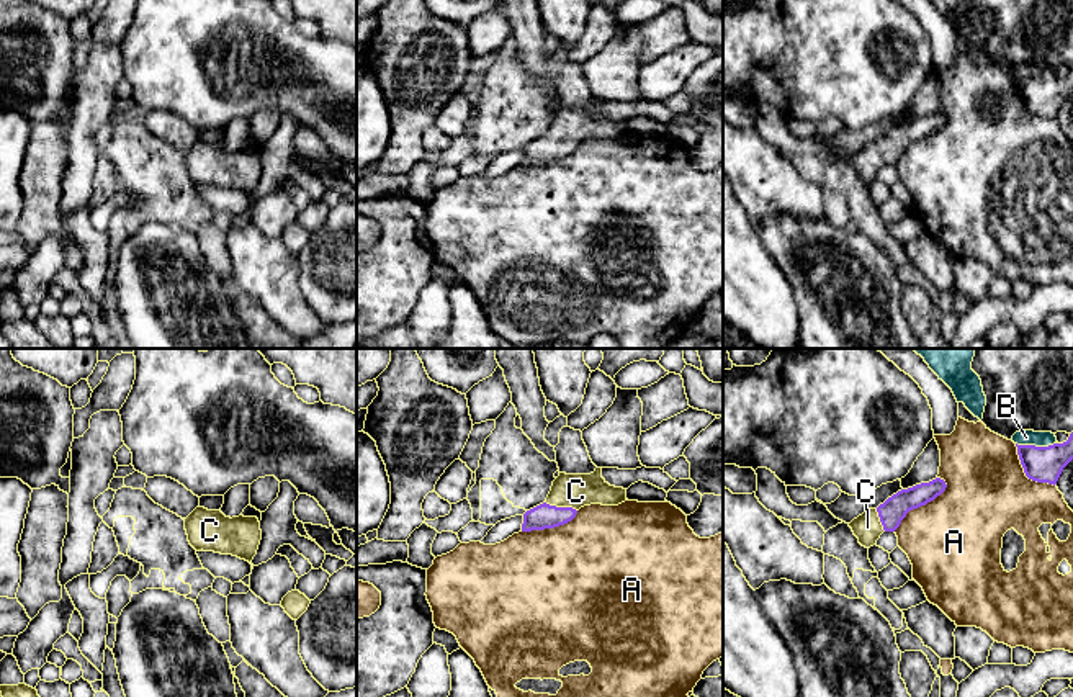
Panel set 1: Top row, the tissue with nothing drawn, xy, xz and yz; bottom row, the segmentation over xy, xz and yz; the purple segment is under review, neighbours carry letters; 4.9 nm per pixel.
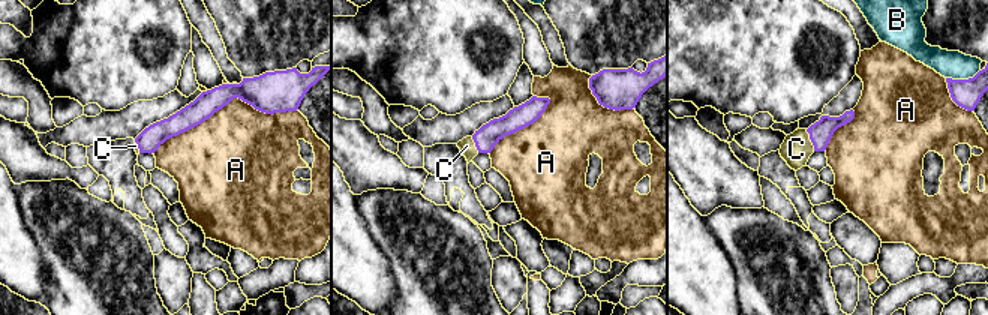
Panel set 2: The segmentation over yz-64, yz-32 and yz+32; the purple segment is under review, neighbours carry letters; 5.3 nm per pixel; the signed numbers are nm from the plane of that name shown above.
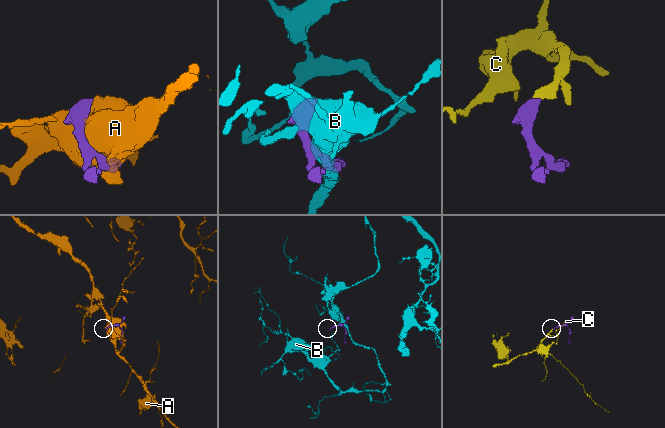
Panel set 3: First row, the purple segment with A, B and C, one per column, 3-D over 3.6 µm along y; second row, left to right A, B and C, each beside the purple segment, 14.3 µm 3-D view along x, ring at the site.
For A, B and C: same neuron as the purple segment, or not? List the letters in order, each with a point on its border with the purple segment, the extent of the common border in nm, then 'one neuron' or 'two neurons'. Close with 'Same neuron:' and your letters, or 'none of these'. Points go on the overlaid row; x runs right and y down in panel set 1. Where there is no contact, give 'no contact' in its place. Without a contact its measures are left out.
A: contact yz (923, 504); length 360 nm; two neurons
B: contact yz (1037, 447); length 200 nm; two neurons
C: contact xz (561, 508); length 170 nm; one neuron
Same neuron: C

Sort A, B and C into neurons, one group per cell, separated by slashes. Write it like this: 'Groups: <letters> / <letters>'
Groups: A / B / C

